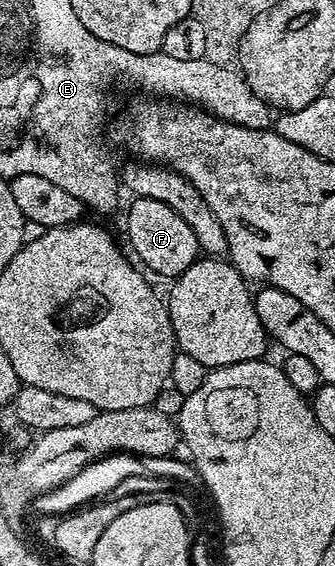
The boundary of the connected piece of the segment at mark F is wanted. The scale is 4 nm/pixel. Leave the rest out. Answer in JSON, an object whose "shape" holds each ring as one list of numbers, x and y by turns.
{"shape":[[133,198,130,203,129,211,125,214,125,234,129,237,130,246,128,249,137,253,136,261,146,271,149,269,161,278,176,280,199,257,195,232,191,232,190,226,180,216,175,216,175,212,171,212,163,200]]}

